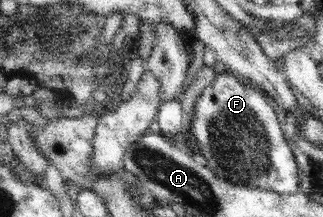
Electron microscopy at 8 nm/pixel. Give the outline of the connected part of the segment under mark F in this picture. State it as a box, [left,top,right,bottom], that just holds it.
[192,71,302,195]

